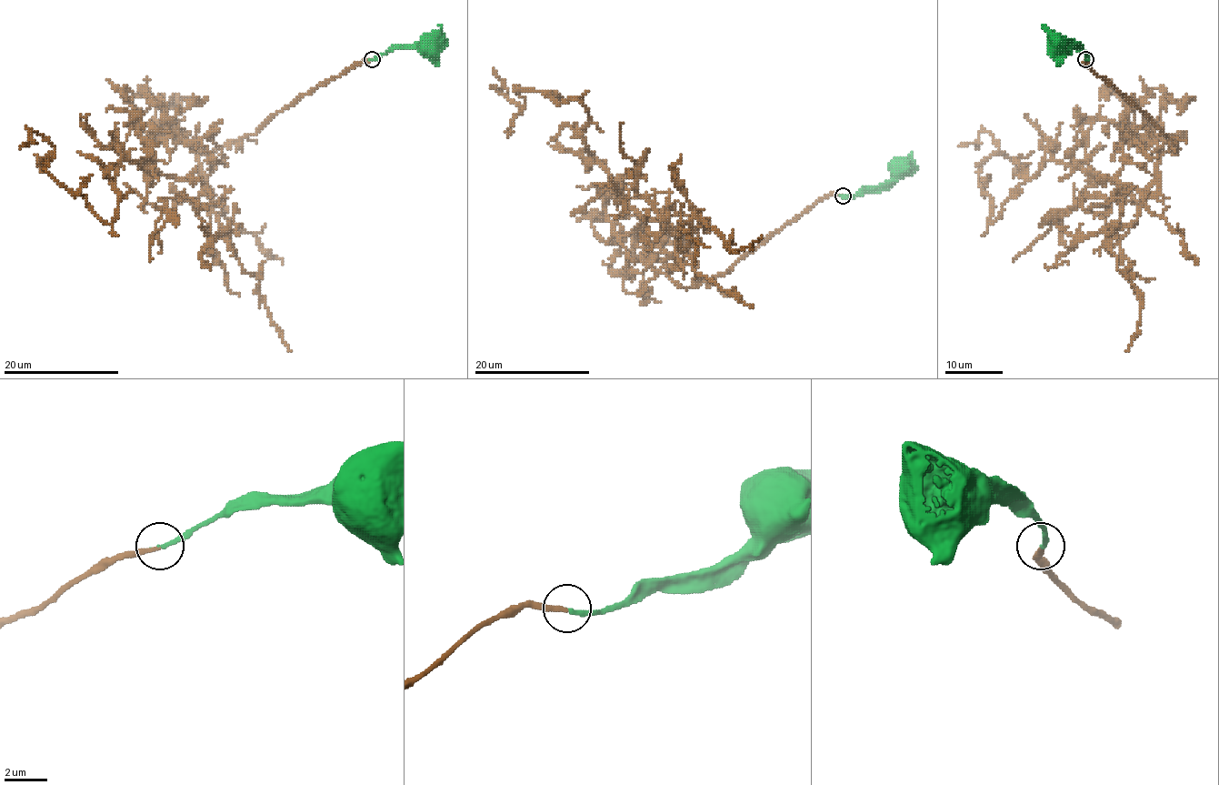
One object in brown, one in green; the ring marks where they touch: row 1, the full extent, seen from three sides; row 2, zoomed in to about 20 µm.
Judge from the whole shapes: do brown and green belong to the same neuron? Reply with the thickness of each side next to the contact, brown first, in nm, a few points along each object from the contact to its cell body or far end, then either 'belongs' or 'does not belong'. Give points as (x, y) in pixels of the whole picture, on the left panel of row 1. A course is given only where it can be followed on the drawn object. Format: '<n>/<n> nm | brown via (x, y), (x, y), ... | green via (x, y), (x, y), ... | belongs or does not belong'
220/200 nm | brown via (373, 59), (199, 153), (205, 188), (122, 161), (110, 223), (48, 173), (53, 145), (31, 129), (24, 146) | green via (373, 59), (397, 47), (436, 47), (430, 45) | belongs

